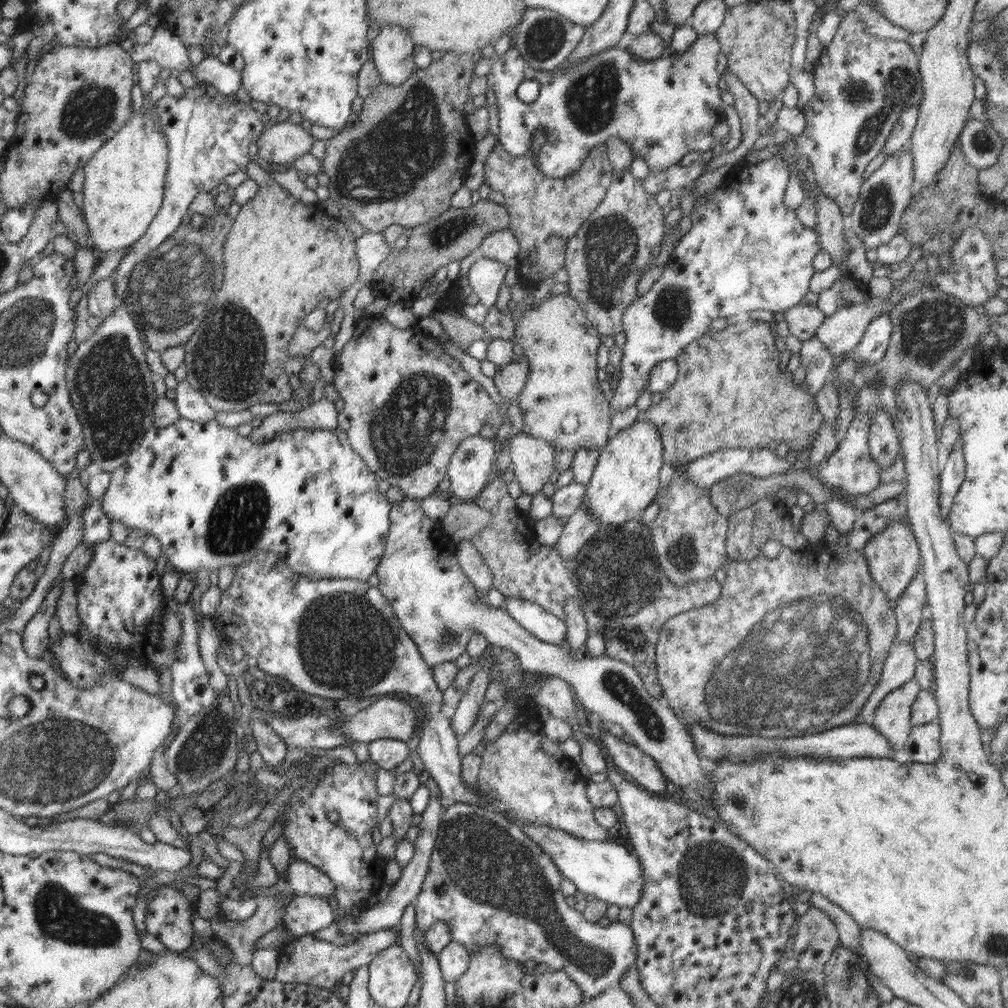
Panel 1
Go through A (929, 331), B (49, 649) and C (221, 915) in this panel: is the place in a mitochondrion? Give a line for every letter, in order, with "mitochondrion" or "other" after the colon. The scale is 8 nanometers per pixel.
A: mitochondrion
B: other
C: other

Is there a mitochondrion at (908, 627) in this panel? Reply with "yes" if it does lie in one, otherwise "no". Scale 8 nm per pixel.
no

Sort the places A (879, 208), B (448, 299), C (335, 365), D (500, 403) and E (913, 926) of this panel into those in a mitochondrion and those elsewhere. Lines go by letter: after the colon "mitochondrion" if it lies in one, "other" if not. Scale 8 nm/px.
A: mitochondrion
B: other
C: other
D: other
E: other

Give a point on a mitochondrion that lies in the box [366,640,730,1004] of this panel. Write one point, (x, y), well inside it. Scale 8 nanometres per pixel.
(489, 864)

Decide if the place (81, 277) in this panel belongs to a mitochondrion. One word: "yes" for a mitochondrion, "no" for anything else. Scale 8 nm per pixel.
no

